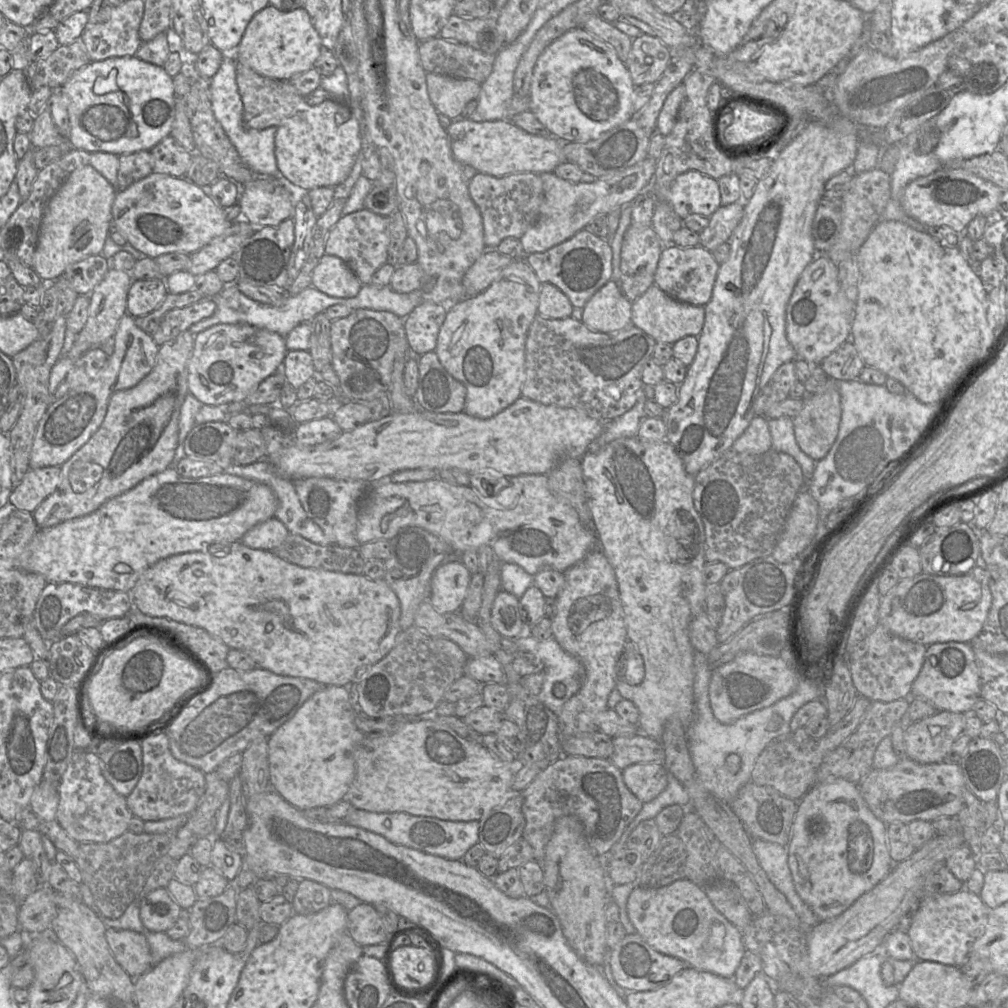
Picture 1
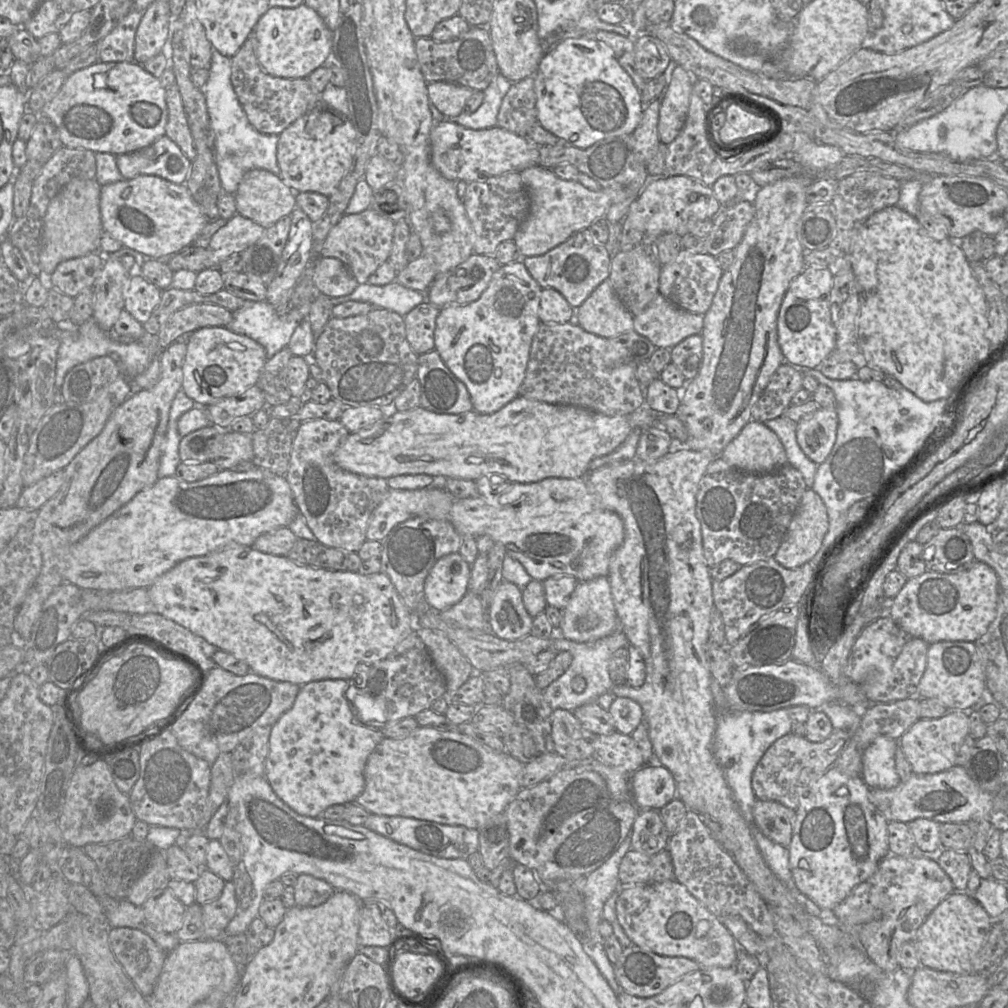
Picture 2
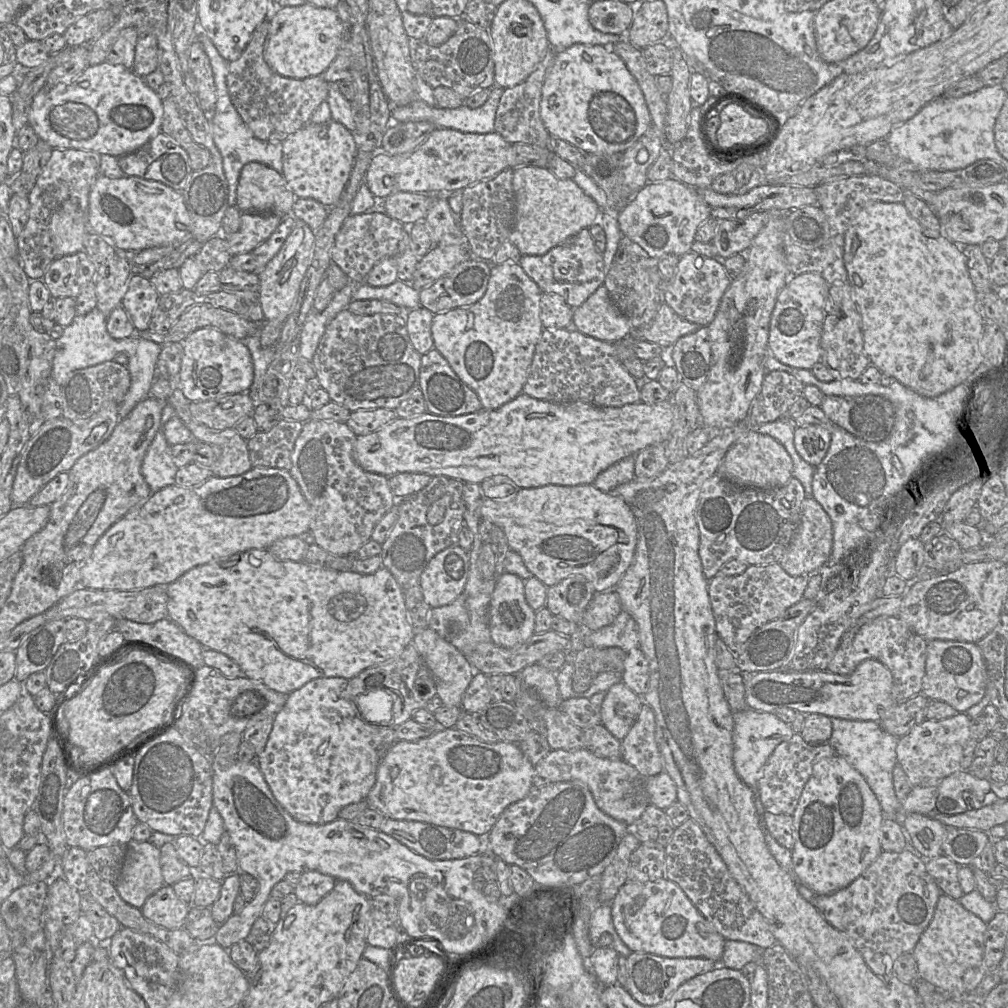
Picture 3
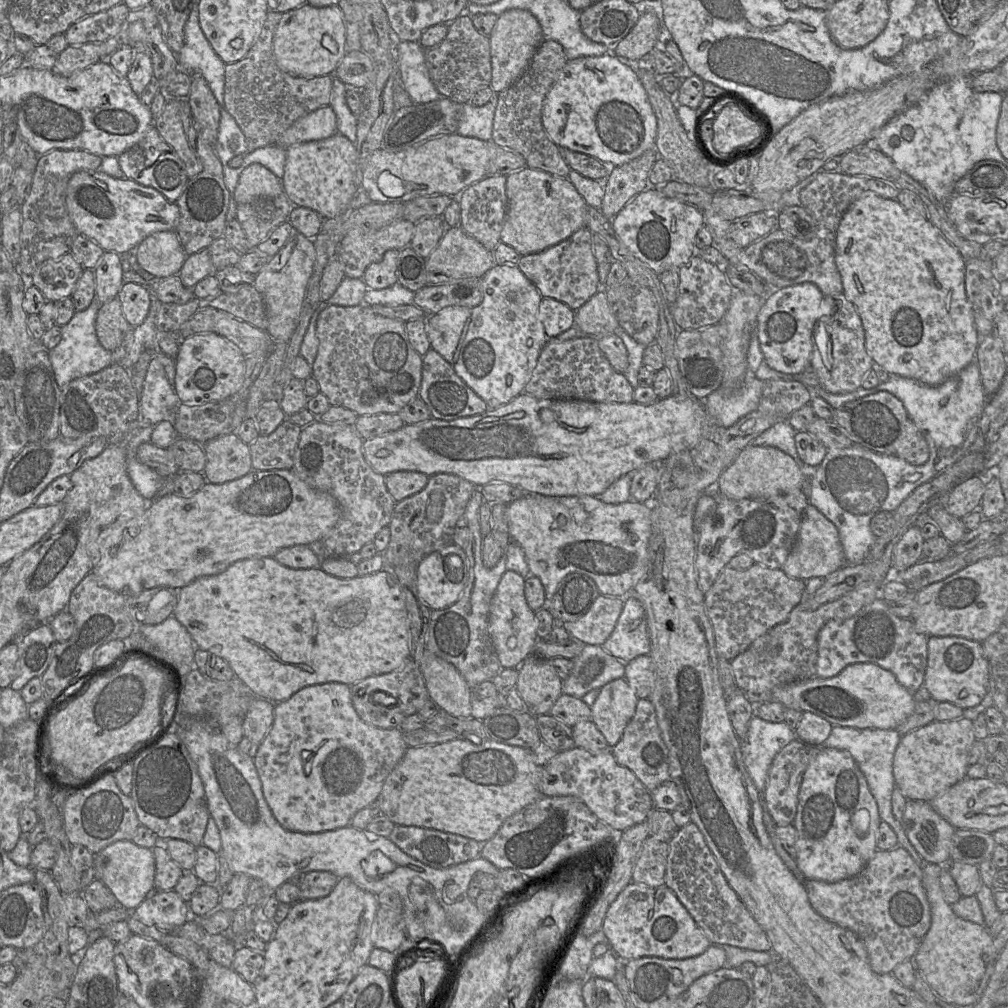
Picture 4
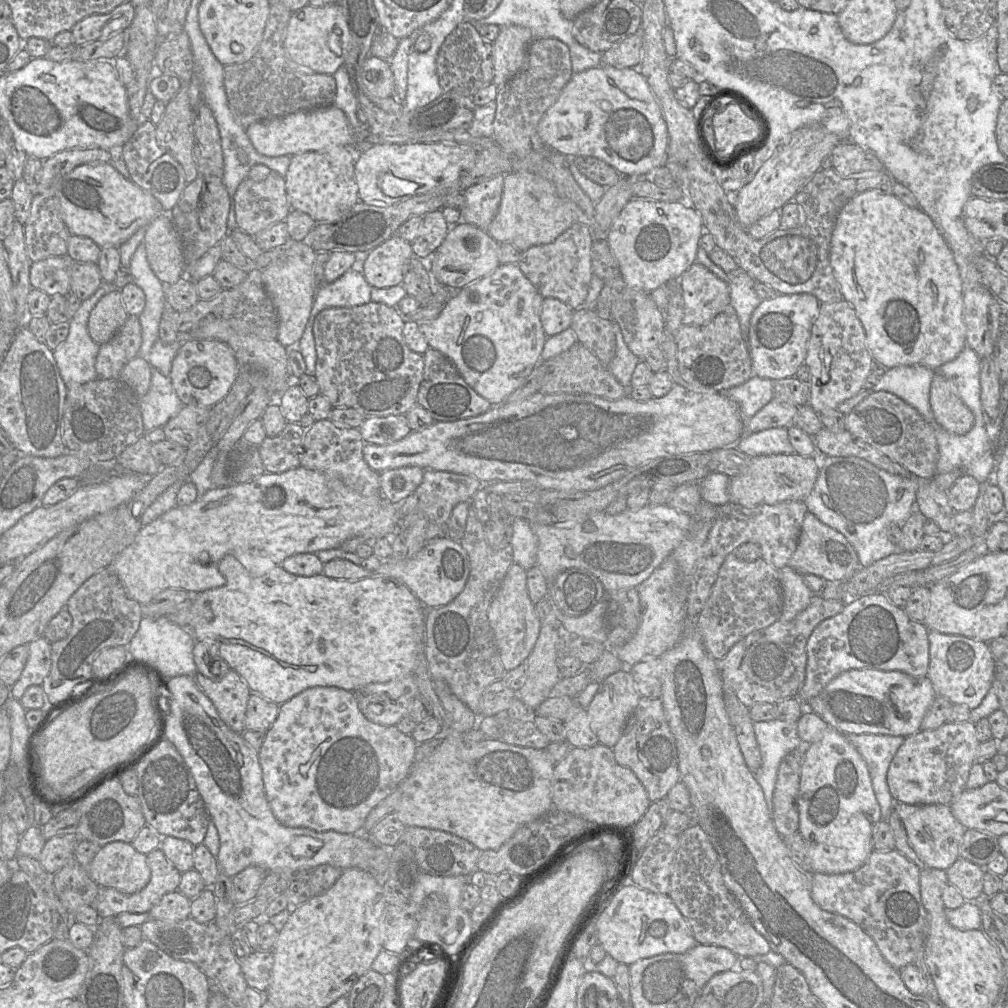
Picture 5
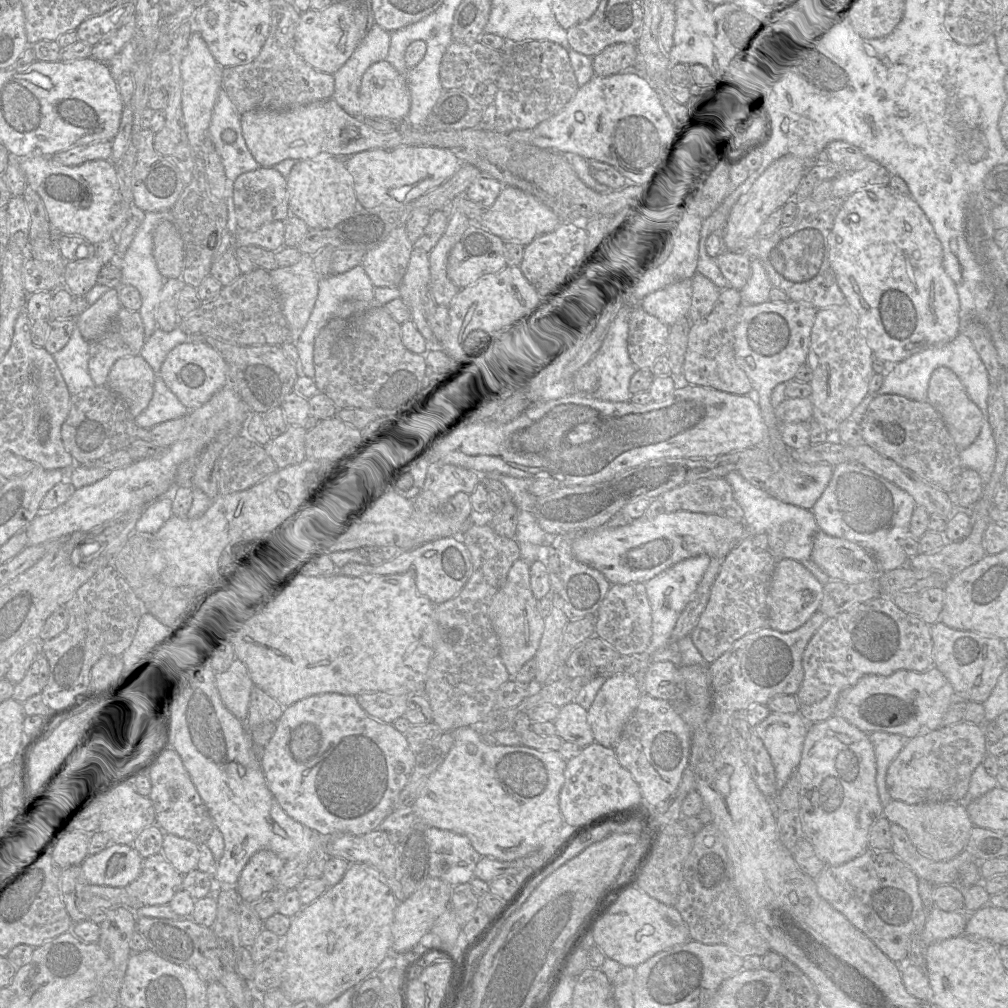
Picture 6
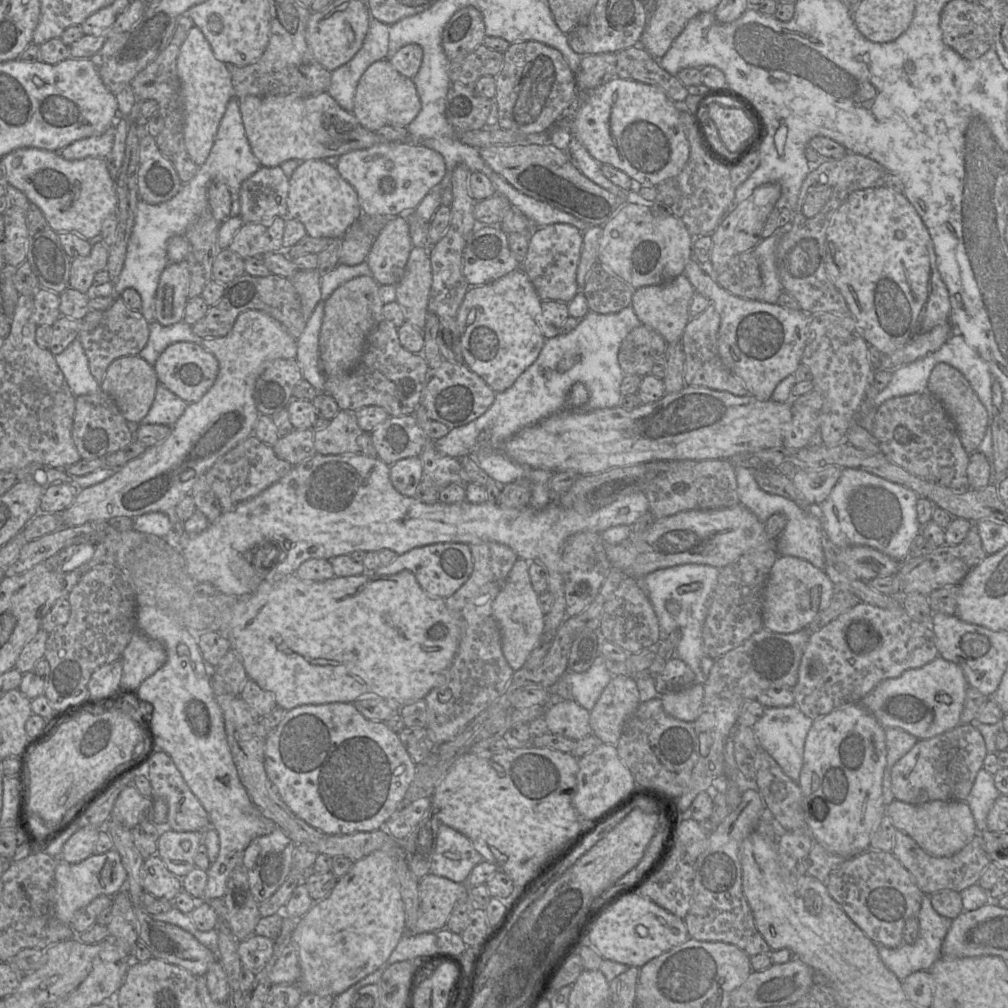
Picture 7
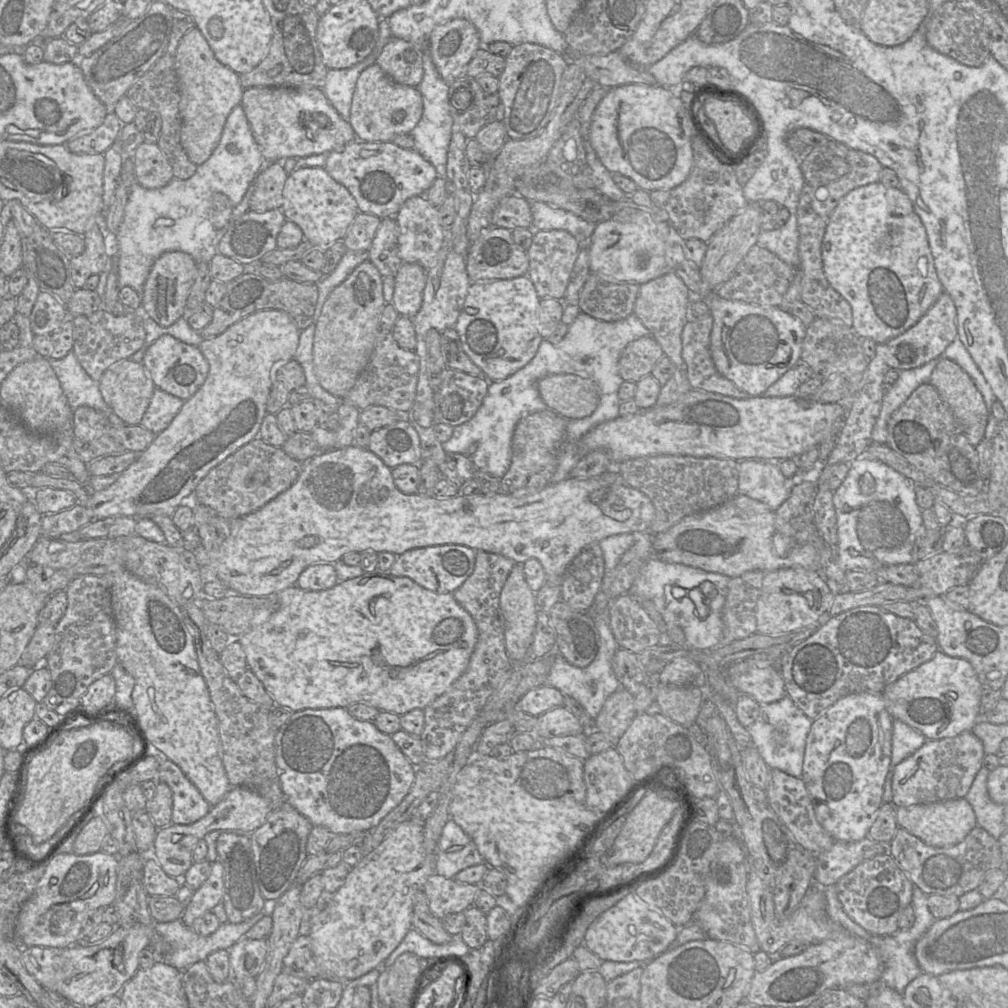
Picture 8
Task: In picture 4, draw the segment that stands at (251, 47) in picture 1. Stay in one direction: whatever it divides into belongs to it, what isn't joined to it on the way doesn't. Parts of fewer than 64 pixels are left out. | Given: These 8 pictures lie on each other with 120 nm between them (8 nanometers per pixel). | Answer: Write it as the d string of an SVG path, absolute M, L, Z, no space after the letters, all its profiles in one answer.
M306 3L282 14L273 37L273 54L284 72L302 78L334 75L346 53L346 28L338 5L313 7Z

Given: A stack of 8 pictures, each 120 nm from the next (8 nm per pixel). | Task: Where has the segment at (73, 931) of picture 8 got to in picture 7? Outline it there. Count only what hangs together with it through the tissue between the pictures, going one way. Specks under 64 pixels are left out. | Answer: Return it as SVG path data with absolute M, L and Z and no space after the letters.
M112 849L103 854L93 854L79 863L59 860L55 868L52 911L61 922L71 925L78 910L100 895L114 896L127 882L127 872L119 853Z

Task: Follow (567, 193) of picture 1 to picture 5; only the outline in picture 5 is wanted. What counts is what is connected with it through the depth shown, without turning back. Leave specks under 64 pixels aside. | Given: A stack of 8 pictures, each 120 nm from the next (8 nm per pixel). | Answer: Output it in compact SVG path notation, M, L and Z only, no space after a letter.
M510 172L504 175L500 206L486 232L499 244L508 243L523 252L532 246L554 241L573 223L569 204L559 198L549 180L533 173Z

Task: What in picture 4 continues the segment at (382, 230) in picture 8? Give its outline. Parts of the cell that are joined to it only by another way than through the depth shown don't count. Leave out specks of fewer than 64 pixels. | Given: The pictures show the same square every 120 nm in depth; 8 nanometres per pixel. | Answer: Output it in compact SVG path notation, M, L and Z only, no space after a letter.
M391 249L384 253L379 262L370 264L362 277L369 289L384 289L398 282L397 267L400 250Z

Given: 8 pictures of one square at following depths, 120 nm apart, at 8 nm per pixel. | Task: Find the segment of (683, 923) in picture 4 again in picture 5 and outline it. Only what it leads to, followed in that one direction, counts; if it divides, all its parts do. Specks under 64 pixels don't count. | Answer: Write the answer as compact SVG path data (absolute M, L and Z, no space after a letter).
M631 876L598 917L597 943L618 963L628 966L661 954L685 953L698 944L689 923L669 895L642 889L631 882Z

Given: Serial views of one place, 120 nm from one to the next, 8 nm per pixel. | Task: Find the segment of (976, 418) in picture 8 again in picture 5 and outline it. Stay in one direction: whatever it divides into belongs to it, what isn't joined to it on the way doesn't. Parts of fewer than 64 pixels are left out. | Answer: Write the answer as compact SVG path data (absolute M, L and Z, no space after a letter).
M938 373L931 382L930 405L936 424L951 434L964 435L974 425L974 415L960 399L956 384Z

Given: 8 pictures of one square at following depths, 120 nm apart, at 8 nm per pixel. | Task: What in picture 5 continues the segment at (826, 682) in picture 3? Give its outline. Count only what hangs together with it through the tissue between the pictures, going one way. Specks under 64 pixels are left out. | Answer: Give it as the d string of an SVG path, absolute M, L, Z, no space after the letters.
M850 669L832 679L805 709L818 714L831 728L847 734L907 737L921 730L922 720L937 696L927 676L914 678L901 671Z

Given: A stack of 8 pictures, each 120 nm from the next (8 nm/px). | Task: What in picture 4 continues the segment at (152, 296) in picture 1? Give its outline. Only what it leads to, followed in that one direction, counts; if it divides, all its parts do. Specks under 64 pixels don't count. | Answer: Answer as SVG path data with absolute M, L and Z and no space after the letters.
M134 282L124 283L117 295L128 323L134 328L146 319L151 305L151 290Z

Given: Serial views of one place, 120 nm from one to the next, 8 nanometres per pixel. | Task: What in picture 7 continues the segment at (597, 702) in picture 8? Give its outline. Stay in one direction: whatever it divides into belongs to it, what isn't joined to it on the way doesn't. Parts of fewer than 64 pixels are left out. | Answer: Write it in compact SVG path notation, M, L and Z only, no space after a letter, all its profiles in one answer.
M598 655L585 672L567 670L562 678L570 685L574 700L589 712L612 679L604 659Z

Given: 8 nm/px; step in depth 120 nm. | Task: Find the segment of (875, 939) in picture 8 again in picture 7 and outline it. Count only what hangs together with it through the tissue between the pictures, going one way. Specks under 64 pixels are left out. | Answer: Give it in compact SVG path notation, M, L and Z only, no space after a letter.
M923 894L917 919L919 931L917 940L913 944L908 945L903 943L897 948L877 945L882 962L901 982L913 972L930 970L933 963L941 957L942 943L952 923L950 918L939 915L933 909L930 897L927 894Z

